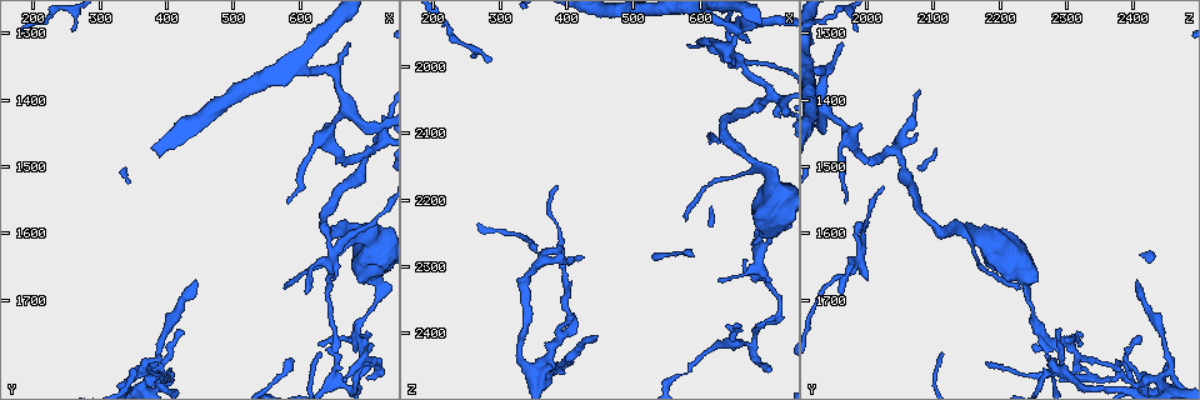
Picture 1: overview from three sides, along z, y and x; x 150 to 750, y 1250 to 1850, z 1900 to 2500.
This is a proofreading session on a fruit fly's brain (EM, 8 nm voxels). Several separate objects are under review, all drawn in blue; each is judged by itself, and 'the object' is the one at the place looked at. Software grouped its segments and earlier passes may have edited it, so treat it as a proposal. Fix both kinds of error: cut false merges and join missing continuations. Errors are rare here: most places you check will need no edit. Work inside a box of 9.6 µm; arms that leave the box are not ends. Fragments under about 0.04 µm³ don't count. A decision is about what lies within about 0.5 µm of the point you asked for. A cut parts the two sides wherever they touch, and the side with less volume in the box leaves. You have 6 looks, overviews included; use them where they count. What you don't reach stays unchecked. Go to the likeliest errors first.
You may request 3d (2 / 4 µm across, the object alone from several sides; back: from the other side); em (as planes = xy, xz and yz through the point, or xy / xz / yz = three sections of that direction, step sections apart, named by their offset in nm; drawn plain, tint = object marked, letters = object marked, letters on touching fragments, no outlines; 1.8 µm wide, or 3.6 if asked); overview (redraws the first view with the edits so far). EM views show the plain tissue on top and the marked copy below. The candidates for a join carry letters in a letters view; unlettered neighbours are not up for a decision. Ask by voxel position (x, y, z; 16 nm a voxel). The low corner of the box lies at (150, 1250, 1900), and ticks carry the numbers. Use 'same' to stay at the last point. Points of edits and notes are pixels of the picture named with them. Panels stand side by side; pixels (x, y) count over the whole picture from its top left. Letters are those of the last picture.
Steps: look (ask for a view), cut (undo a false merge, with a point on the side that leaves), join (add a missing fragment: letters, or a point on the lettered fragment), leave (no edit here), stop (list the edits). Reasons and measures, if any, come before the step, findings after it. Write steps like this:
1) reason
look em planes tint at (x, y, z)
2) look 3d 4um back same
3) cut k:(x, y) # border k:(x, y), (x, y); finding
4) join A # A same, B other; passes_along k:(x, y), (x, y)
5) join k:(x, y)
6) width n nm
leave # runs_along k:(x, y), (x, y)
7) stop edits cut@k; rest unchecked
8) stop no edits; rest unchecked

abrupt turn
look em planes letters at (700, 1480, 2045)

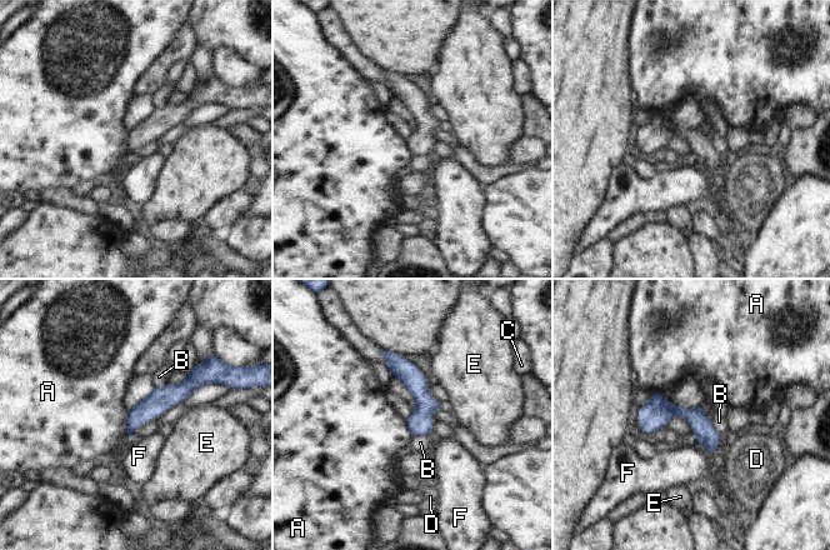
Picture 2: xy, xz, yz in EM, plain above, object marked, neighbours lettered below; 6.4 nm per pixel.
leave # A other, B other, C other, D other, E other, F other; border 2:(405, 420), (406, 428), (413, 435); continuous, no second neuron

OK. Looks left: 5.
look 3d 2um at (440, 1670, 2405)

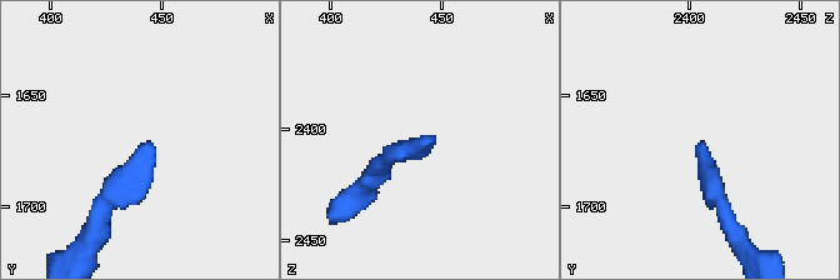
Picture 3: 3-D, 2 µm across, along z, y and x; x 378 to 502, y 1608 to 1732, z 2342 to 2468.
look em planes letters at (439, 1671, 2404)

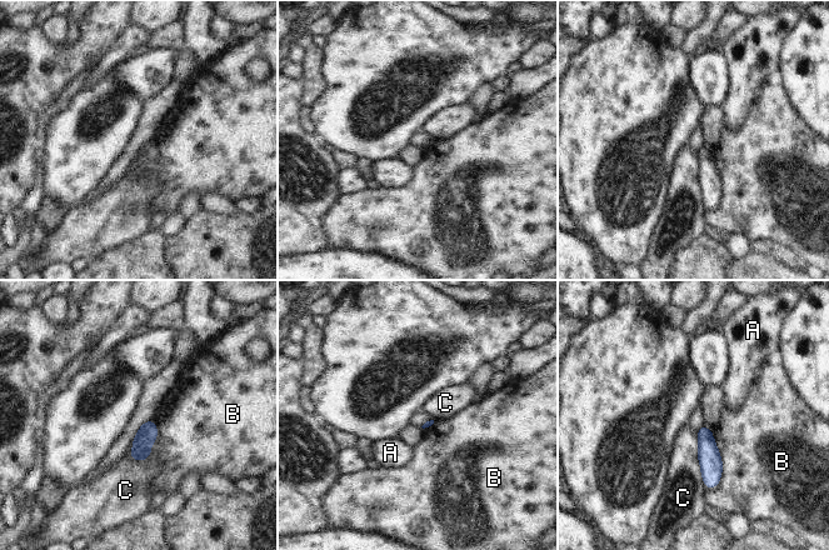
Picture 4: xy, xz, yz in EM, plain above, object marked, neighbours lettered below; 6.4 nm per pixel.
leave # A other, B other, C other; border 4:(697, 433), (697, 460), (705, 486); no lettered fragment goes on from it

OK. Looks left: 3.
look em planes letters at (705, 1770, 2245)

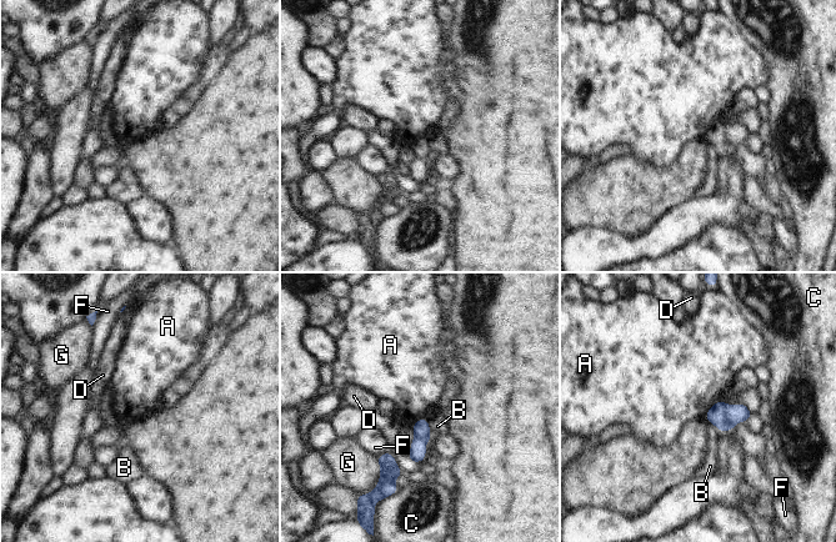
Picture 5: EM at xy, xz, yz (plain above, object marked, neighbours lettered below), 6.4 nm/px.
leave # A other, B other, C other, D other, F other, G other; border 5:(720, 399), (709, 408), (705, 417); no lettered fragment goes on from it

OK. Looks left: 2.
stop no edits; rest unchecked

